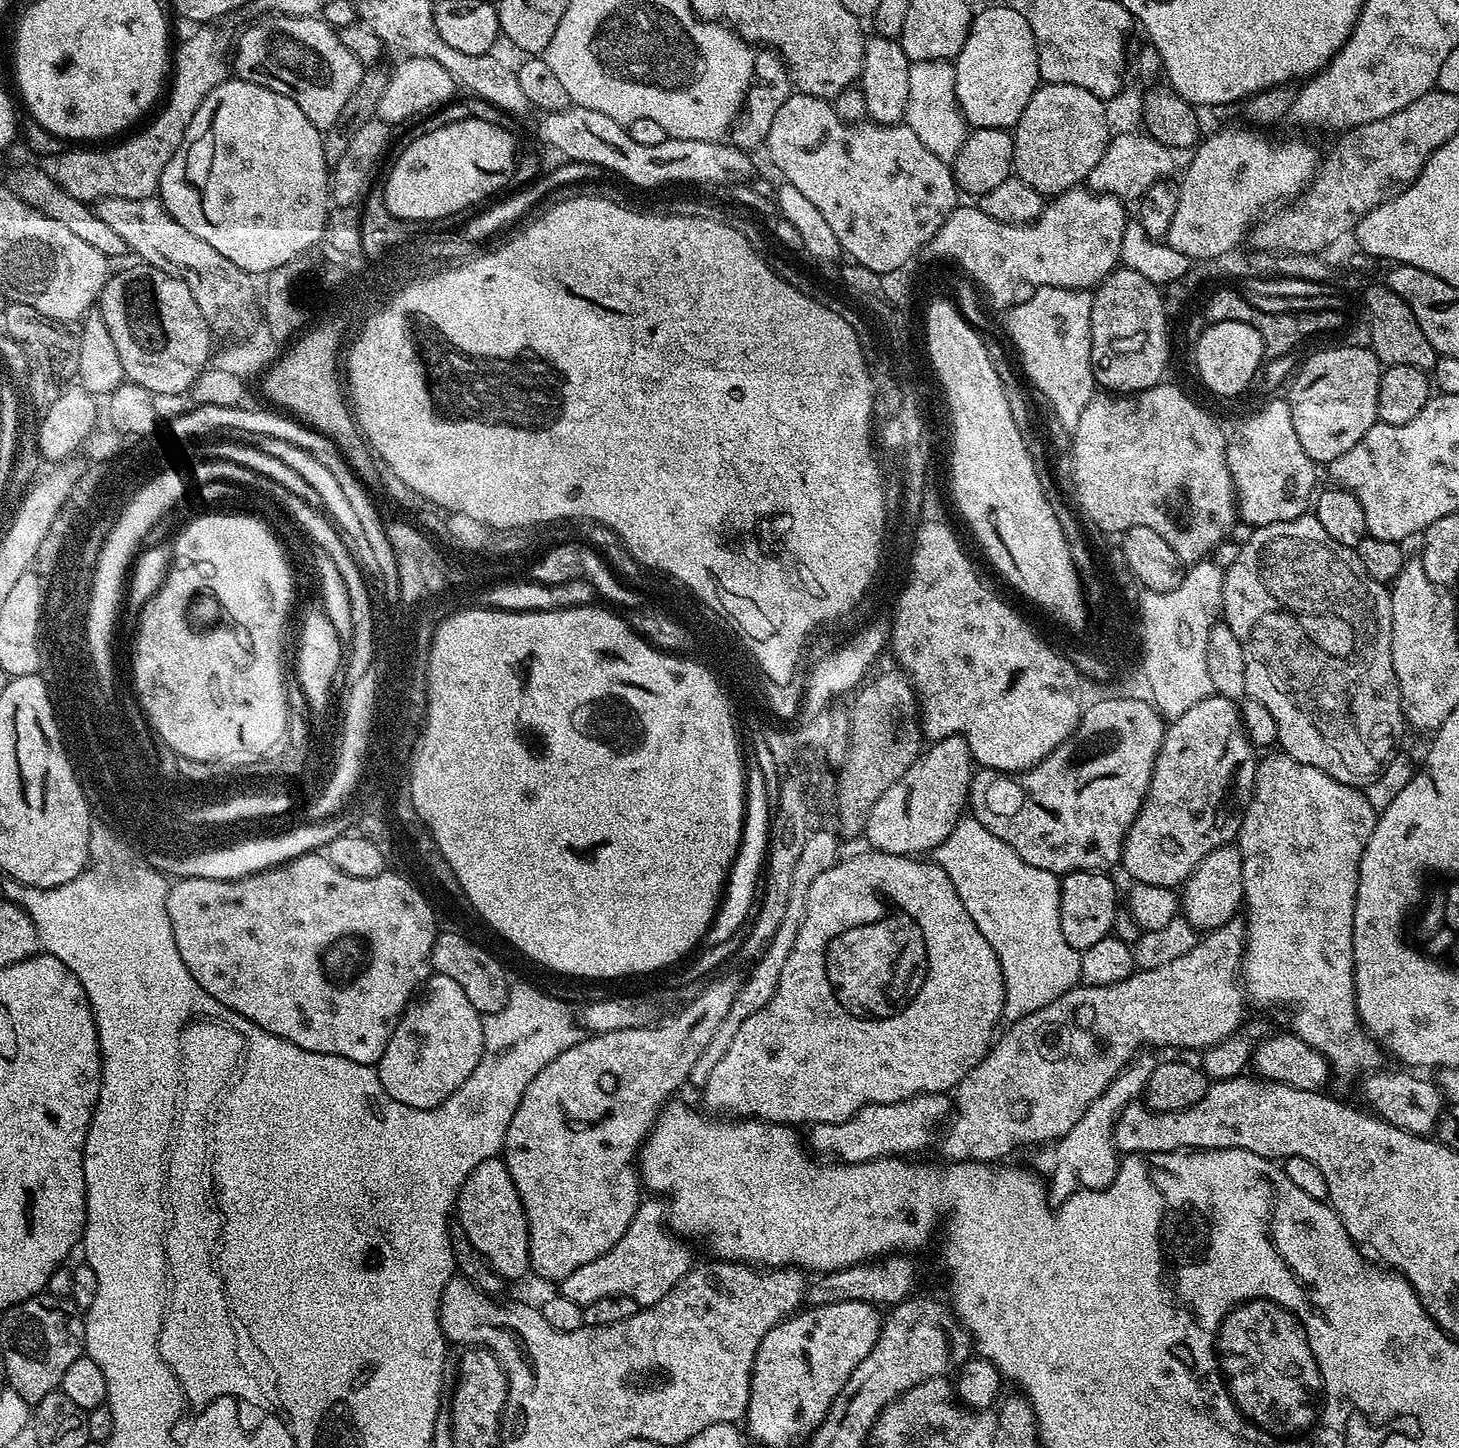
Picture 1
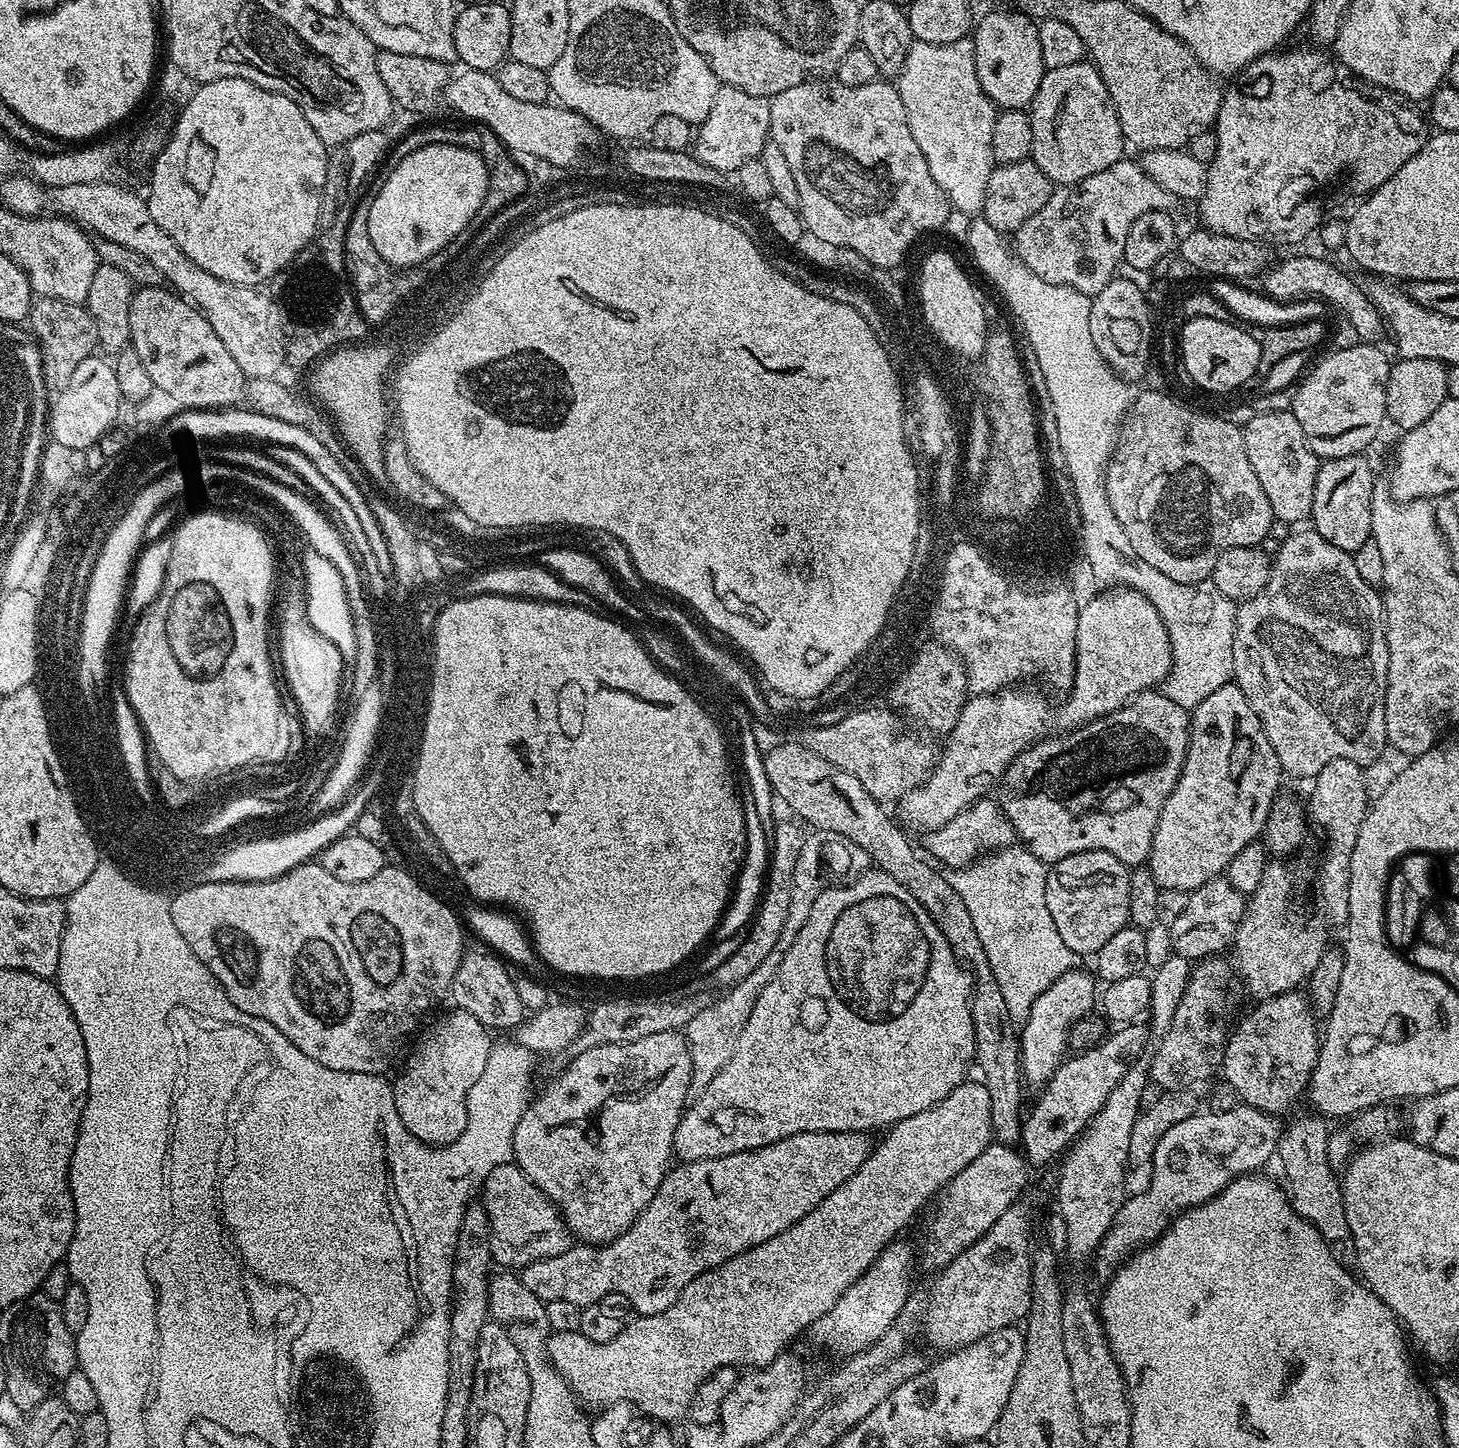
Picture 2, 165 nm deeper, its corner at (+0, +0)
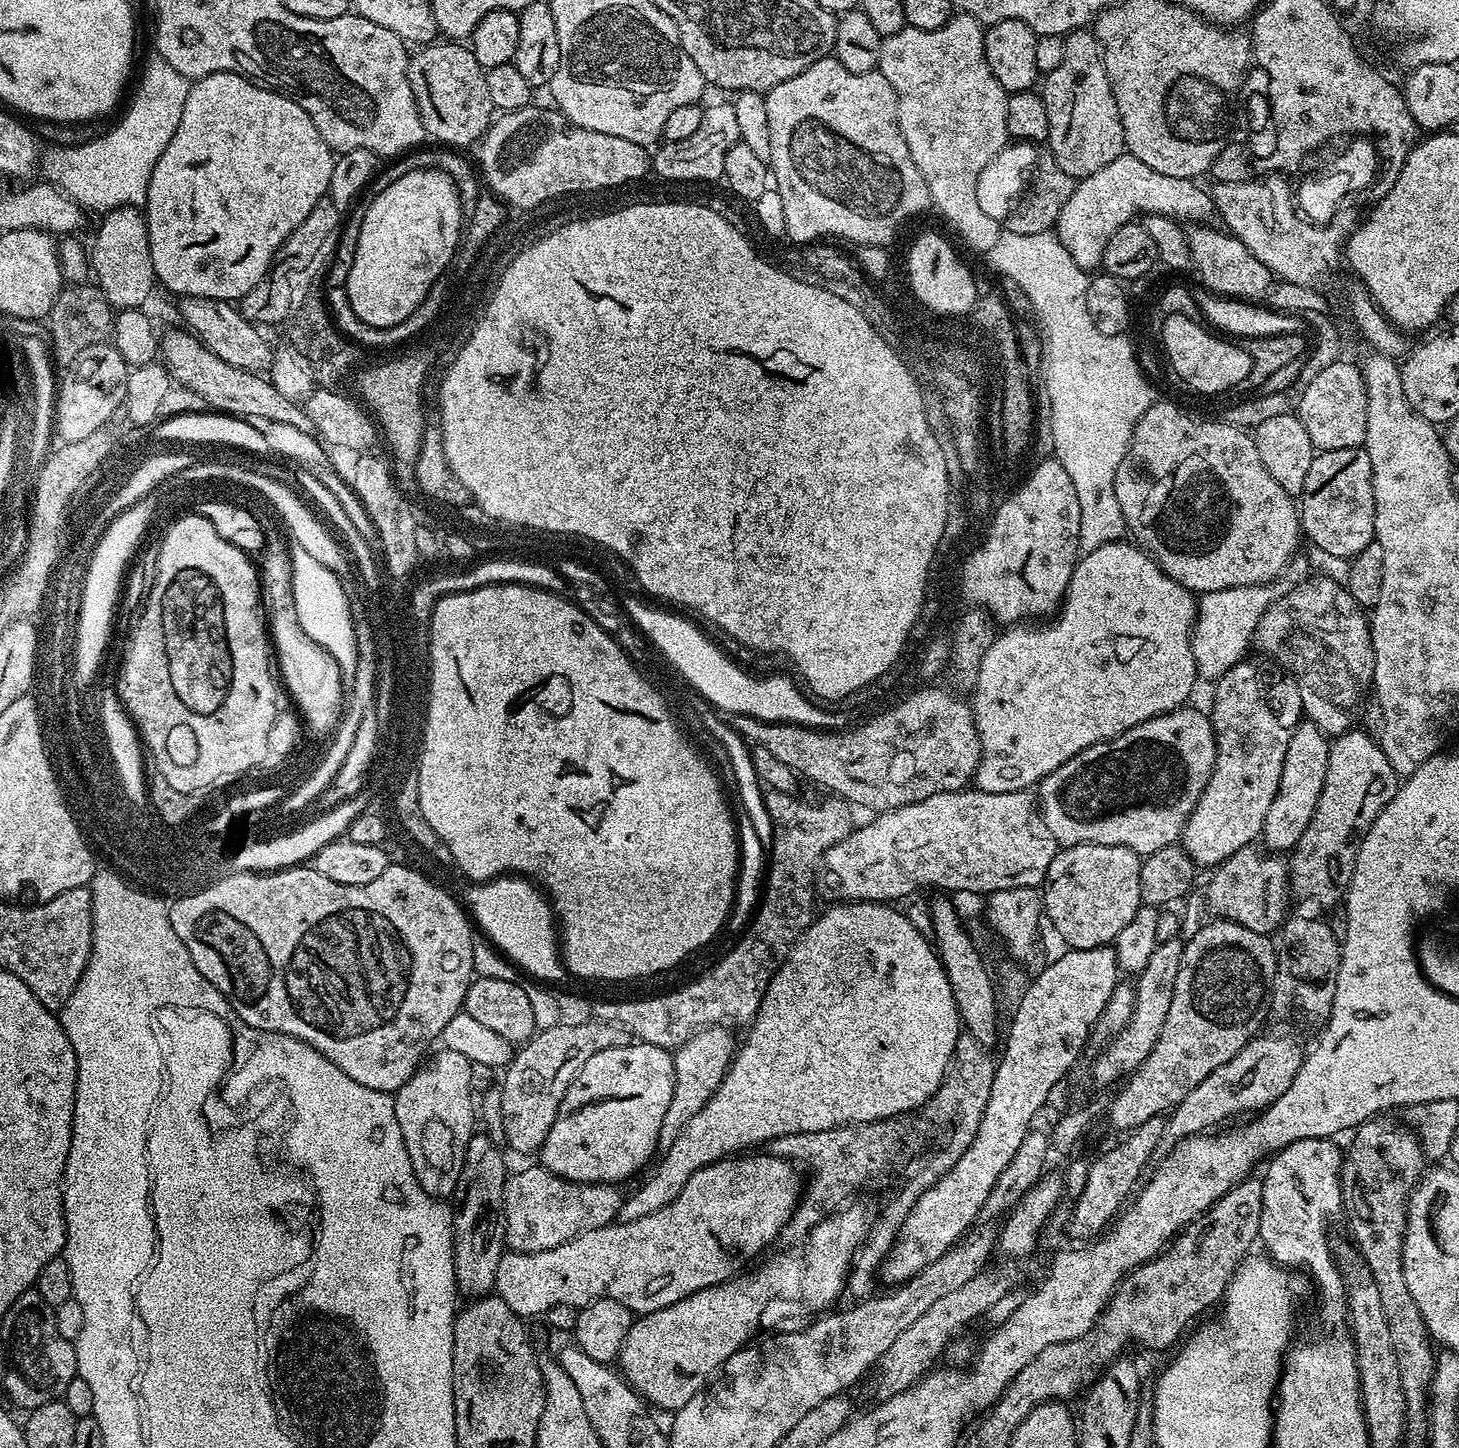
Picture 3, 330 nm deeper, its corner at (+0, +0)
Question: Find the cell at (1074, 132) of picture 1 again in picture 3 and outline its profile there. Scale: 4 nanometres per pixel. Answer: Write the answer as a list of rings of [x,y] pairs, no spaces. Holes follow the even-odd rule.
[[[1102,52],[1096,56],[1096,68],[1100,68],[1100,72],[1084,72],[1084,68],[1076,68],[1076,72],[1080,72],[1080,80],[1076,80],[1072,72],[1068,72],[1068,76],[1060,76],[1057,68],[1045,75],[1040,88],[1050,123],[1046,141],[1048,150],[1054,154],[1058,166],[1074,180],[1098,172],[1125,151],[1125,132],[1113,90],[1108,91],[1108,100],[1100,100],[1100,88],[1112,88],[1105,72]],[[1084,76],[1096,76],[1096,80],[1084,80]],[[1064,80],[1068,80],[1068,84],[1064,84]],[[1052,84],[1056,84],[1056,88],[1064,84],[1068,100],[1056,100],[1056,96],[1052,96]],[[1080,84],[1084,84],[1084,88],[1080,88]]]

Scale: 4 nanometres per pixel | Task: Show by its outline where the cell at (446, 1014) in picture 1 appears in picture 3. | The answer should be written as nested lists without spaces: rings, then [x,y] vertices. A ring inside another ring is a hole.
[[[440,1050],[440,1053],[427,1062],[421,1063],[416,1073],[394,1093],[394,1112],[398,1118],[398,1130],[402,1130],[402,1138],[406,1142],[406,1150],[410,1154],[410,1162],[422,1190],[437,1198],[448,1198],[455,1193],[456,1183],[464,1165],[466,1146],[474,1134],[472,1128],[478,1124],[478,1112],[472,1109],[472,1071],[471,1060],[457,1052]]]

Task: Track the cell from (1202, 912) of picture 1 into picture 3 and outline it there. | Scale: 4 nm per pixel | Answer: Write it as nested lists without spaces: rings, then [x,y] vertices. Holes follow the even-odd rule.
[[[1303,722],[1291,729],[1286,746],[1286,762],[1282,762],[1282,778],[1278,782],[1278,794],[1266,810],[1266,822],[1262,833],[1265,849],[1276,854],[1284,854],[1295,848],[1300,835],[1310,824],[1314,810],[1318,806],[1318,794],[1322,794],[1322,782],[1326,776],[1329,737],[1325,736],[1317,724]]]

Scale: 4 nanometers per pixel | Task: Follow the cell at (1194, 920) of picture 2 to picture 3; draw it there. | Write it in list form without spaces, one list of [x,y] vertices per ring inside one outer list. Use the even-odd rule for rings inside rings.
[[[1249,846],[1238,850],[1215,865],[1203,894],[1207,911],[1213,917],[1233,920],[1246,926],[1246,930],[1272,934],[1283,922],[1284,903],[1290,900],[1288,860],[1283,855],[1257,848]]]

